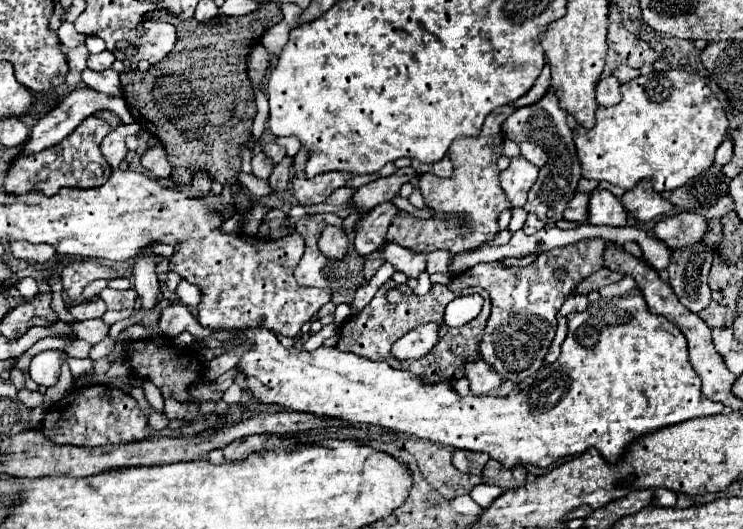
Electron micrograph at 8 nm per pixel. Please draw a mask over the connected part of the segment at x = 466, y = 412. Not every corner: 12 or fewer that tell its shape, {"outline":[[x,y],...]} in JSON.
{"outline":[[638,288],[568,316],[514,396],[460,398],[338,348],[246,328],[266,404],[504,466],[722,414]]}

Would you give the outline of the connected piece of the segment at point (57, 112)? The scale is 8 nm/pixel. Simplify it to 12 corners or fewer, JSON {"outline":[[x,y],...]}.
{"outline":[[76,88],[38,120],[22,154],[42,152],[84,118],[112,110],[134,122],[122,98]]}

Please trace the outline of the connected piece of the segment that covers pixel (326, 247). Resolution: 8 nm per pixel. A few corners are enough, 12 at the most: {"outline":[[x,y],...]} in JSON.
{"outline":[[326,226],[320,252],[328,258],[344,258],[348,238],[342,228]]}

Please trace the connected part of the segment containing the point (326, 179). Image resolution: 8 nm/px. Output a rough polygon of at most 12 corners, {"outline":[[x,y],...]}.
{"outline":[[304,168],[292,180],[294,198],[304,206],[324,202],[344,186],[348,172],[326,172],[306,180]]}

